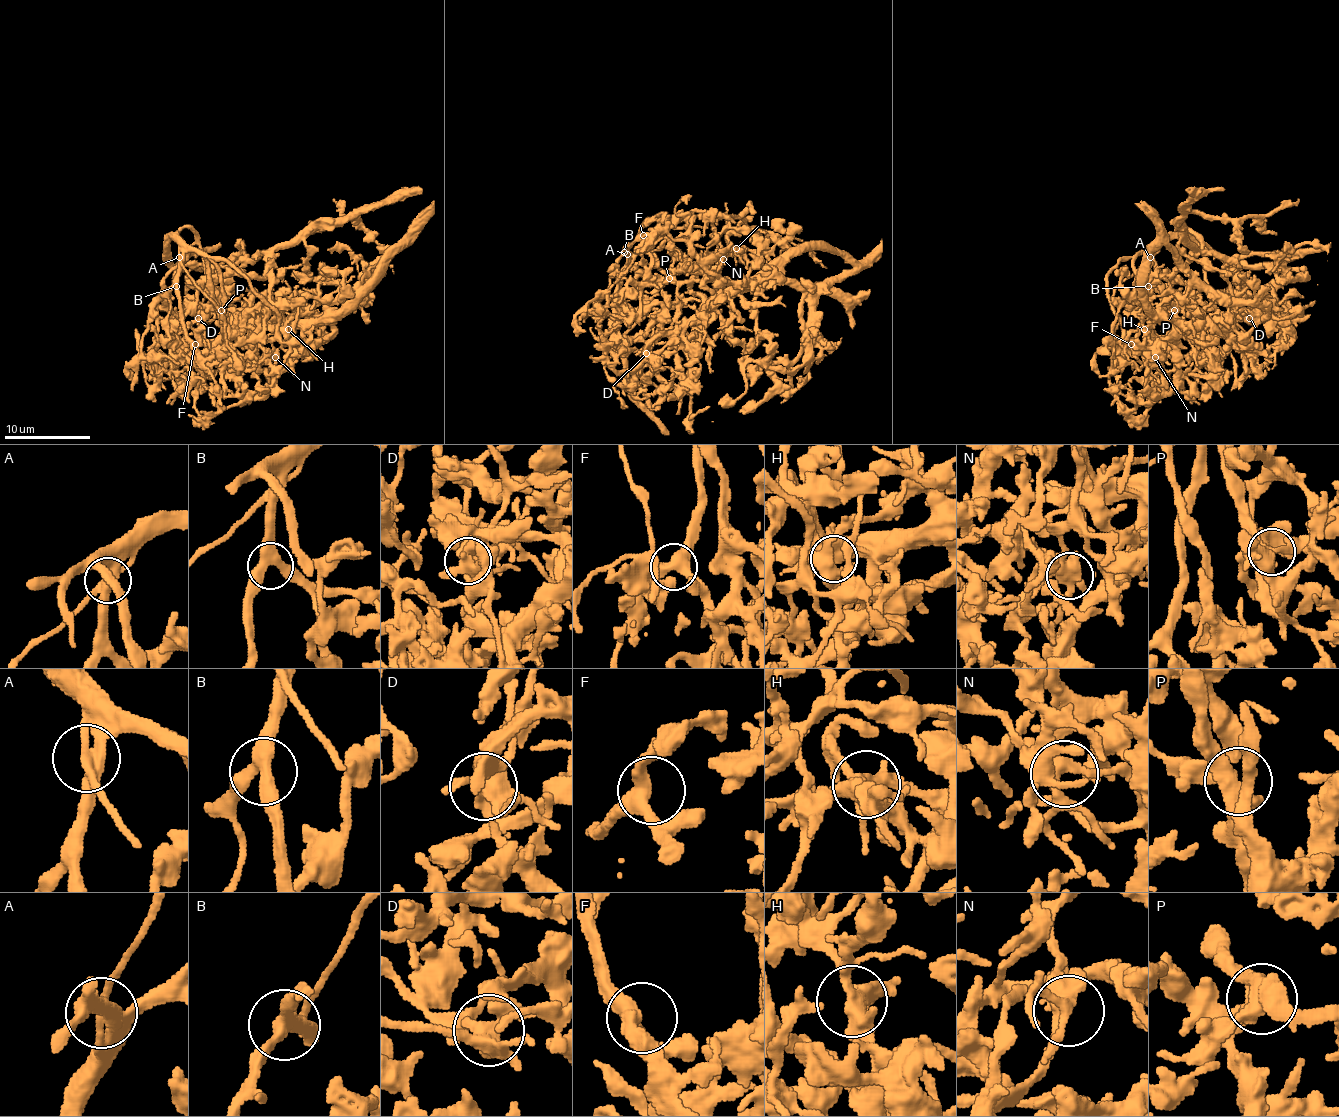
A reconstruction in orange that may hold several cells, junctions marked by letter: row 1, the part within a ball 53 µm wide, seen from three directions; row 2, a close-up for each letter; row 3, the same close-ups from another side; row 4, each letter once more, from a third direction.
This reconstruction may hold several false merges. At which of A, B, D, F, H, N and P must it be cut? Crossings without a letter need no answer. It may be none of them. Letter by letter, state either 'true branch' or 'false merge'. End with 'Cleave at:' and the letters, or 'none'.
A: false merge
B: true branch
D: false merge
F: true branch
H: true branch
N: true branch
P: true branch
Cleave at: A, D

